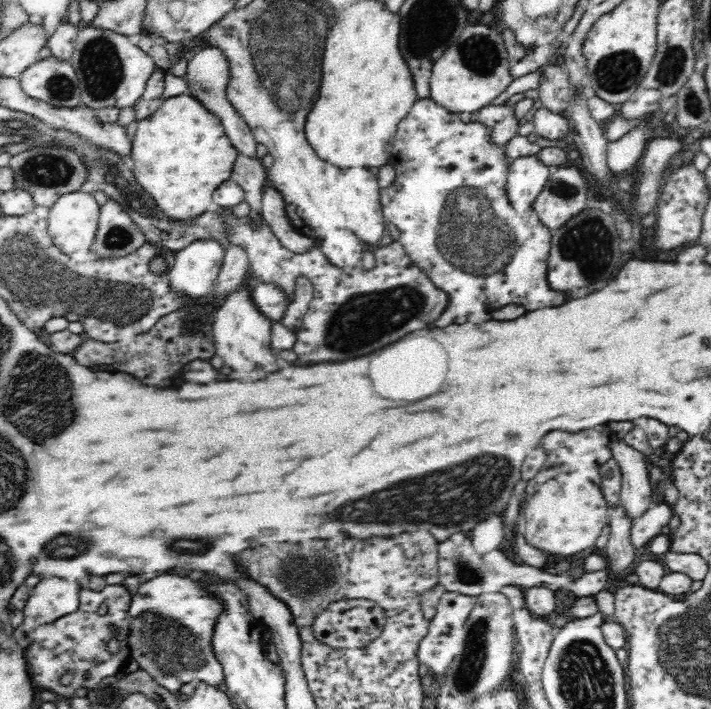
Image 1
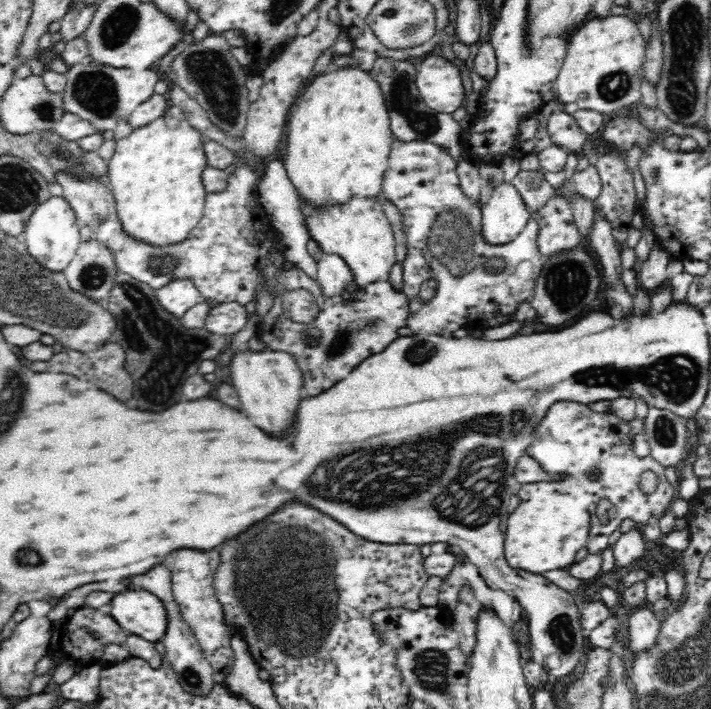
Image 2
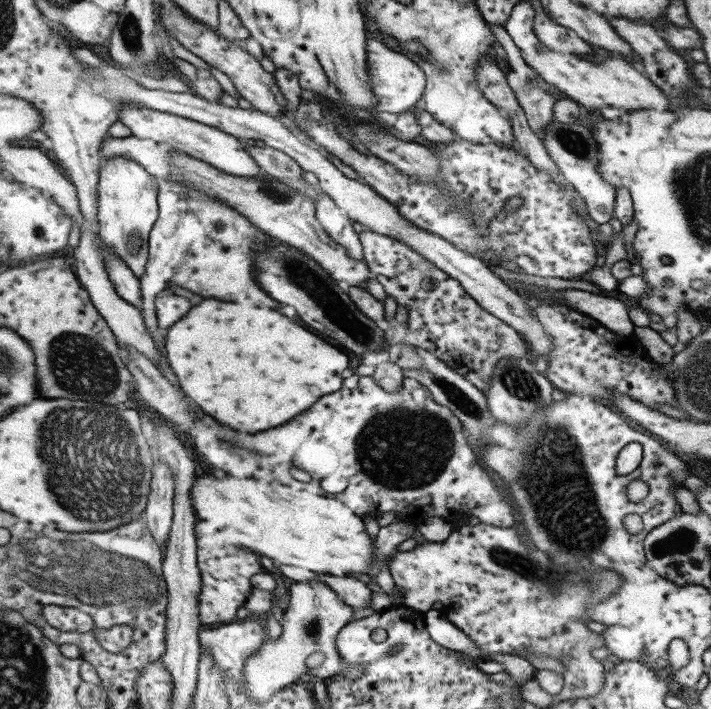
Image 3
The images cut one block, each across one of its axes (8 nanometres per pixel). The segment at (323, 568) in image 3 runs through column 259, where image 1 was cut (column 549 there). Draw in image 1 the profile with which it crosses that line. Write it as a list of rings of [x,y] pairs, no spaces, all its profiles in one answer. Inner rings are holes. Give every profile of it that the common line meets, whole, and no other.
[[[560,474],[539,488],[524,504],[522,512],[526,518],[520,520],[519,530],[522,530],[528,544],[543,550],[548,564],[550,558],[570,558],[593,547],[602,528],[609,524],[608,503],[600,488],[588,478],[580,478],[576,474]]]

